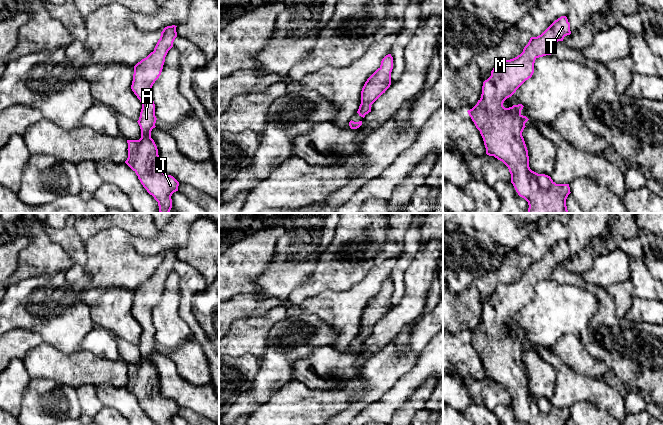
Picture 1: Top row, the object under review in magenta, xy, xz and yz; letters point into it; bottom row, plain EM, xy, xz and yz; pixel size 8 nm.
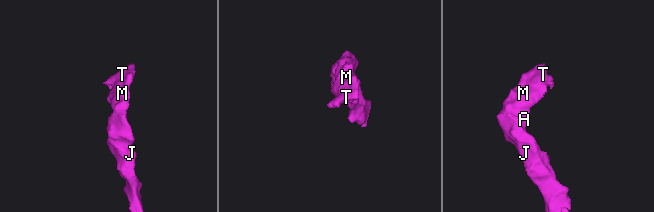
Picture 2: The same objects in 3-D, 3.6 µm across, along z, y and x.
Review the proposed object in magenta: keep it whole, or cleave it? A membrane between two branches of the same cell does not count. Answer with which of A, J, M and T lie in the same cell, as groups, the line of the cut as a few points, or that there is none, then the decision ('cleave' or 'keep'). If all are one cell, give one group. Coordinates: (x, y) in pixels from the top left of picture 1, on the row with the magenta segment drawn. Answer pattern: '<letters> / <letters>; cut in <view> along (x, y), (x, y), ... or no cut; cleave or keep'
A J M T; no cut; keep

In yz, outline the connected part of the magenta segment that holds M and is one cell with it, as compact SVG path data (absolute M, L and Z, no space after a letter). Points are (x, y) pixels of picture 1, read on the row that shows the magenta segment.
M566 16L555 20L541 35L531 37L523 52L510 60L497 59L491 76L483 82L481 98L468 114L480 131L486 148L486 154L502 161L509 169L511 183L516 192L529 205L528 213L569 213L566 199L570 192L569 184L556 184L550 176L538 174L529 167L528 150L522 136L525 123L529 120L521 114L522 104L505 108L504 101L534 73L534 63L539 57L551 55L554 45L570 35L570 23Z

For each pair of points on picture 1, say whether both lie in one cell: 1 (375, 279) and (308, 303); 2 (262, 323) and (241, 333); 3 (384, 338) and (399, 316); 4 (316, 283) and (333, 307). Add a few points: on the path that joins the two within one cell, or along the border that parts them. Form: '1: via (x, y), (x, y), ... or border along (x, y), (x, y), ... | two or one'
1: via (358, 296), (351, 303), (325, 303) | one
2: via (257, 328), (251, 333), (246, 333) | one
3: via (384, 333), (394, 321) | one
4: border along (345, 290), (322, 291), (306, 297), (301, 302) | two

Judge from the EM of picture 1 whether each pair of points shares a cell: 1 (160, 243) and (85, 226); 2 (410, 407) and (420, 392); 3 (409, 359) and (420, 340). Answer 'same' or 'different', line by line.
1: different
2: same
3: same

